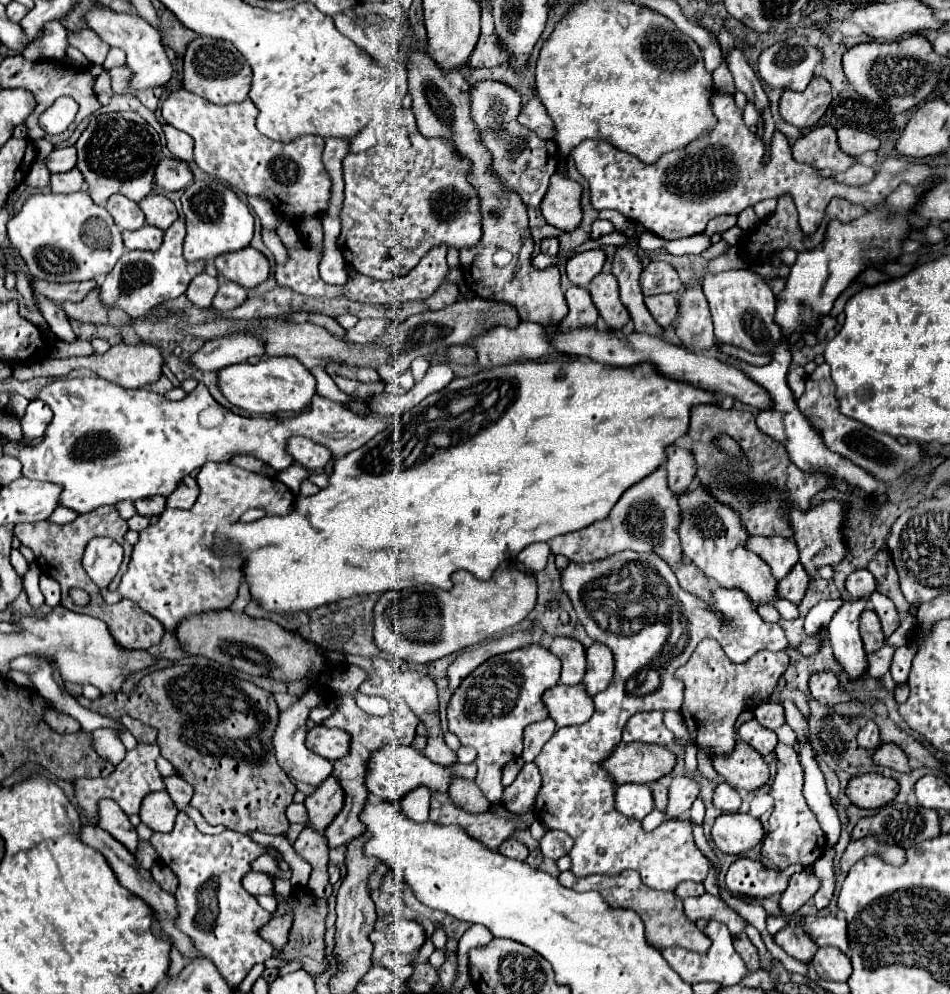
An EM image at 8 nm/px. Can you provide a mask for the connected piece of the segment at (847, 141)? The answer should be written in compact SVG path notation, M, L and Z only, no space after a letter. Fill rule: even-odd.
M841 127L837 131L837 141L839 141L841 151L845 151L851 157L859 157L869 149L879 149L879 139L877 137L873 137L865 131L853 129L853 127Z

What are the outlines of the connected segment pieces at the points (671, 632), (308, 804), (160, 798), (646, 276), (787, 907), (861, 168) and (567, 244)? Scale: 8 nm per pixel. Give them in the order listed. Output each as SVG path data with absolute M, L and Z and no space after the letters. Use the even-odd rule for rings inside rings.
M623 551L623 555L613 555L613 559L605 559L601 563L583 563L583 565L569 563L569 567L561 571L561 583L587 635L593 641L605 643L613 651L617 667L609 687L593 697L595 701L593 717L583 725L557 729L555 735L545 743L539 757L535 759L535 765L539 767L539 773L543 777L543 785L535 801L535 817L543 821L549 829L559 829L559 831L565 831L569 837L573 837L575 845L569 857L573 861L571 873L577 877L587 877L593 873L619 875L623 869L637 869L641 873L643 883L659 891L675 891L675 887L687 879L705 881L709 871L709 861L697 849L693 841L691 825L683 823L681 819L669 819L661 823L661 827L657 827L655 831L643 831L641 821L629 819L615 809L615 781L603 769L603 761L621 743L621 731L629 715L635 715L641 711L653 711L653 709L669 709L681 715L685 685L681 683L681 679L675 677L675 671L689 661L691 653L695 651L701 639L705 637L717 639L723 651L727 653L727 657L735 663L749 659L761 649L783 651L789 647L789 641L777 623L765 623L755 613L753 605L749 603L749 599L745 599L743 591L729 591L729 589L717 587L715 591L717 613L713 613L709 607L705 607L705 603L701 603L699 599L693 599L693 595L677 587L677 579L673 571L669 569L665 561L657 559L657 555L641 555L635 551ZM633 603L639 603L639 615L623 615L625 607L629 609ZM719 613L725 615L727 623L719 619Z
M327 777L321 787L315 789L305 799L305 809L307 809L307 827L313 827L315 831L323 831L331 821L333 815L341 809L343 803L343 791L337 779Z
M167 791L149 793L141 803L139 817L153 831L169 833L173 829L175 815L177 815L177 807L173 805L173 801L171 801Z
M651 261L641 273L641 291L643 295L659 293L677 293L681 287L677 271L665 261Z
M805 867L801 873L795 873L789 881L789 887L781 895L781 909L785 915L793 915L803 903L807 903L817 889L821 887L821 881L817 879L813 867Z
M855 163L853 167L841 171L841 173L835 173L835 179L843 185L865 185L869 183L871 179L875 177L875 169L873 167L867 167L863 163Z
M577 227L575 231L565 231L565 233L561 233L561 237L559 237L559 241L561 241L561 245L559 245L561 255L563 255L563 253L571 253L575 247L579 247L581 243L585 243L587 239L589 239L589 235L587 235L581 227Z

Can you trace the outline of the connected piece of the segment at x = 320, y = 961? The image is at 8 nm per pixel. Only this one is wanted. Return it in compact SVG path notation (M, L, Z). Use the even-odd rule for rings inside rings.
M293 887L291 895L283 899L281 895L273 893L277 899L277 911L275 915L293 915L293 923L289 929L289 941L281 949L281 961L299 961L301 969L305 969L309 975L319 975L327 969L325 959L325 917L327 917L327 899L315 897L307 887Z

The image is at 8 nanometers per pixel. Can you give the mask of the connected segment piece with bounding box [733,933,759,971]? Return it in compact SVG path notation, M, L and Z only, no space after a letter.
M745 933L733 935L733 945L737 949L737 953L745 959L745 963L749 963L749 967L753 967L753 971L759 971L759 957L757 957L757 949L753 947L753 943L749 941L749 937Z

